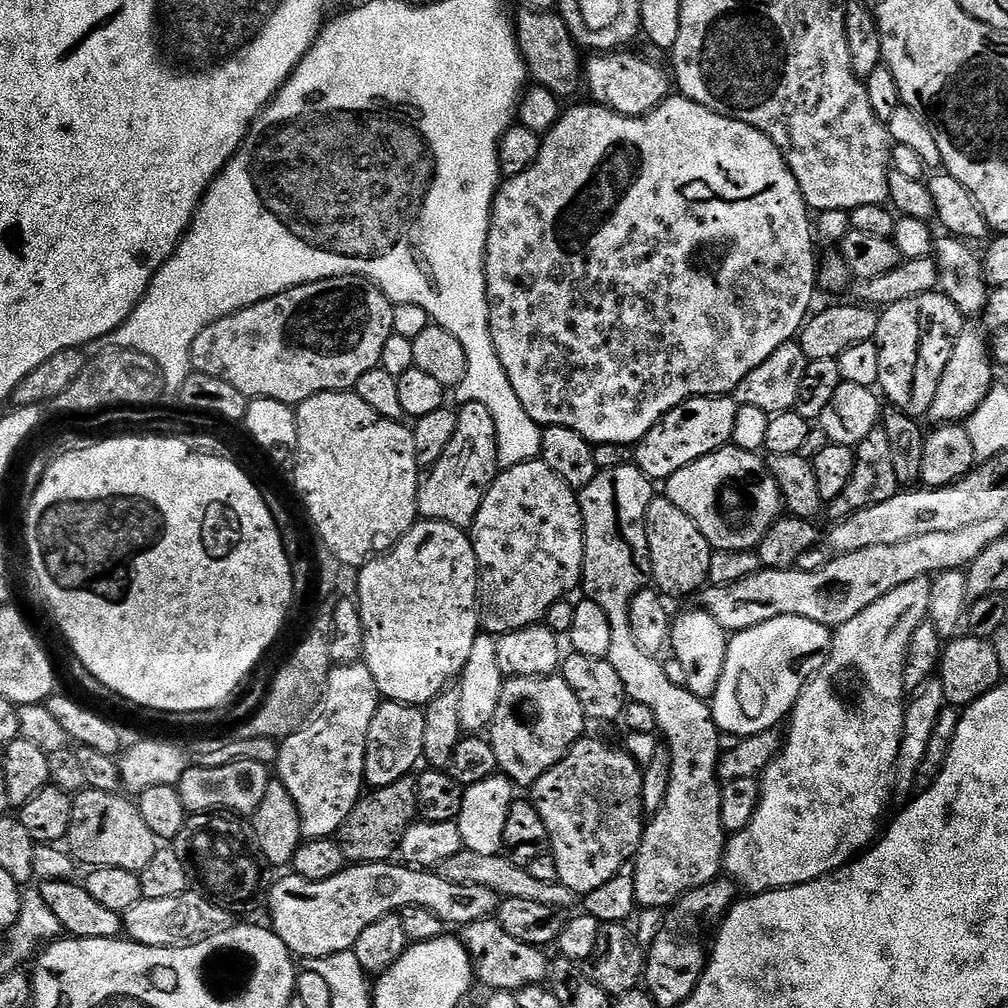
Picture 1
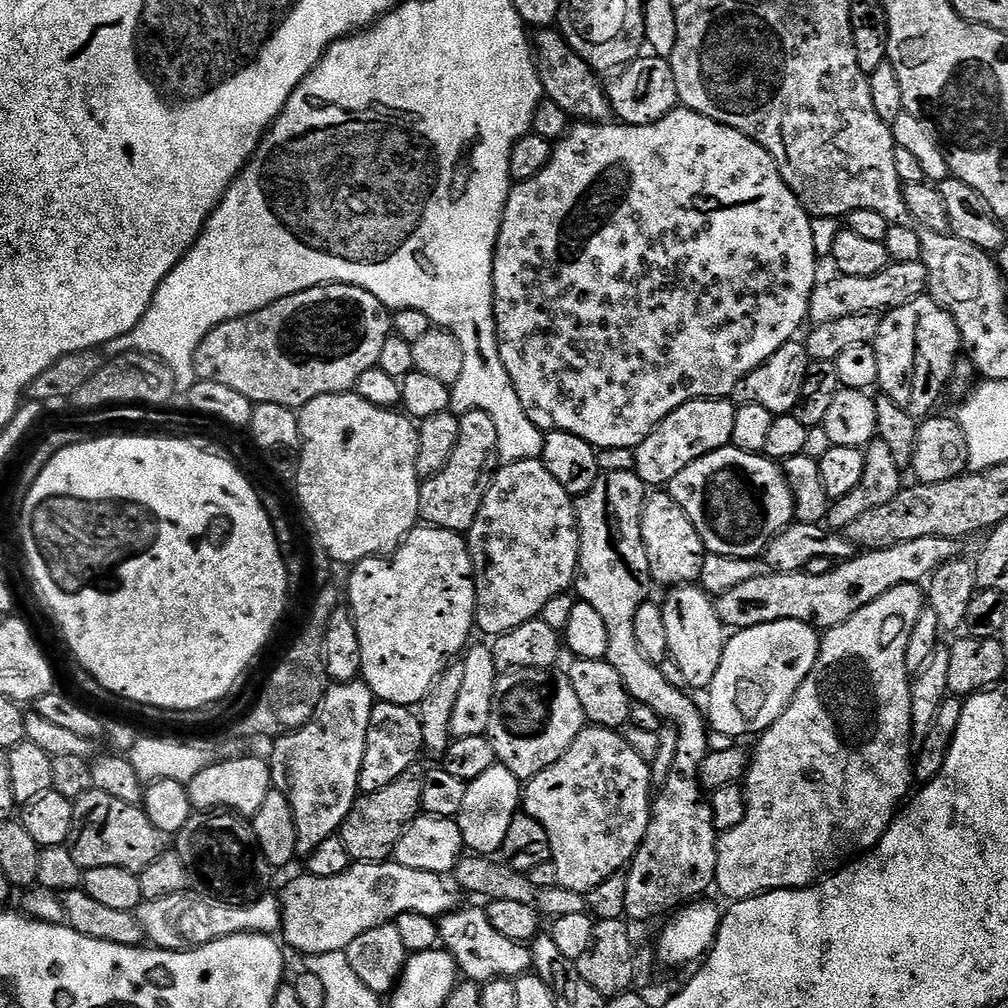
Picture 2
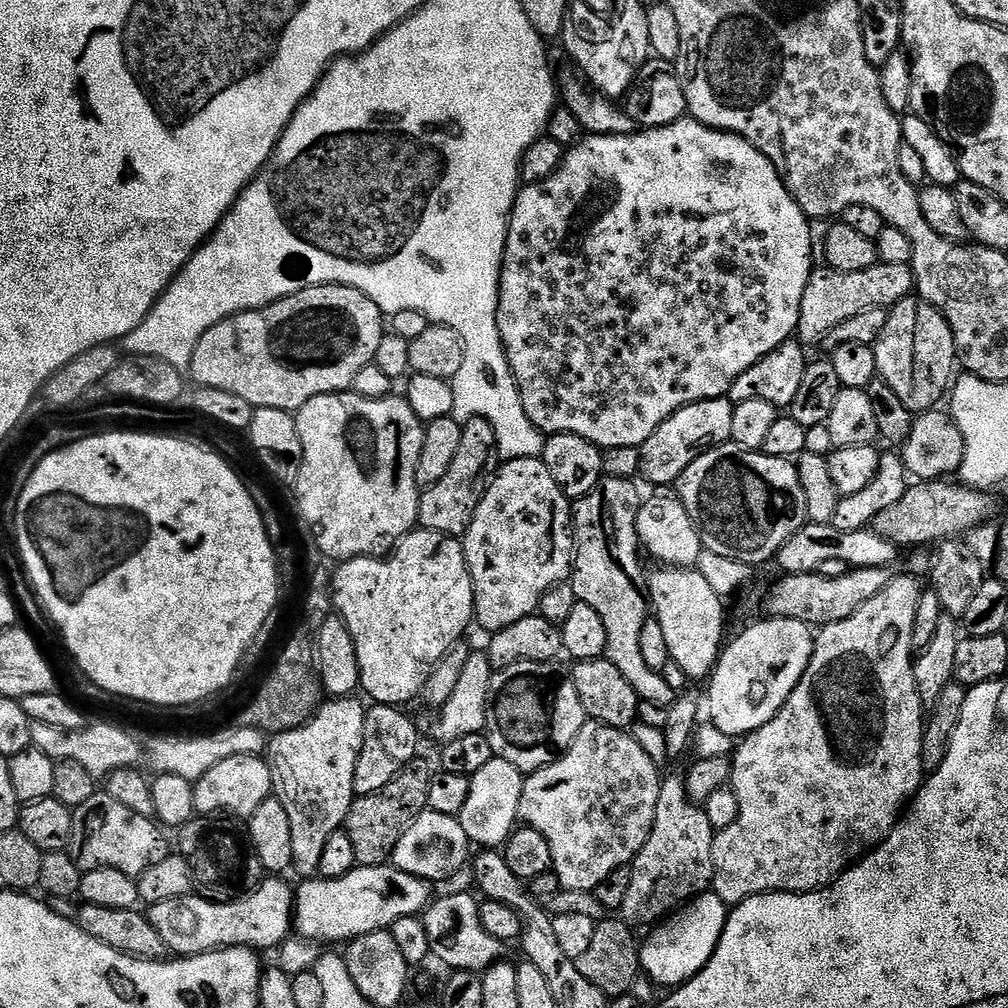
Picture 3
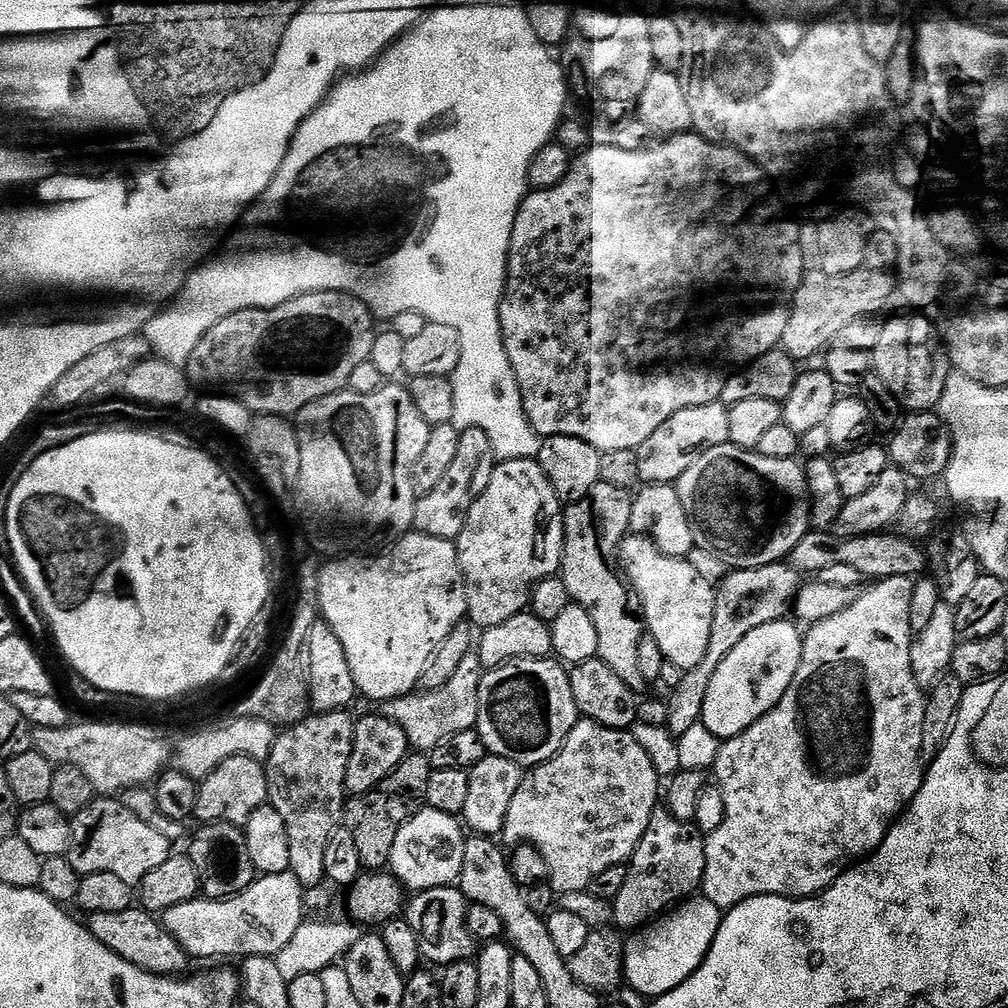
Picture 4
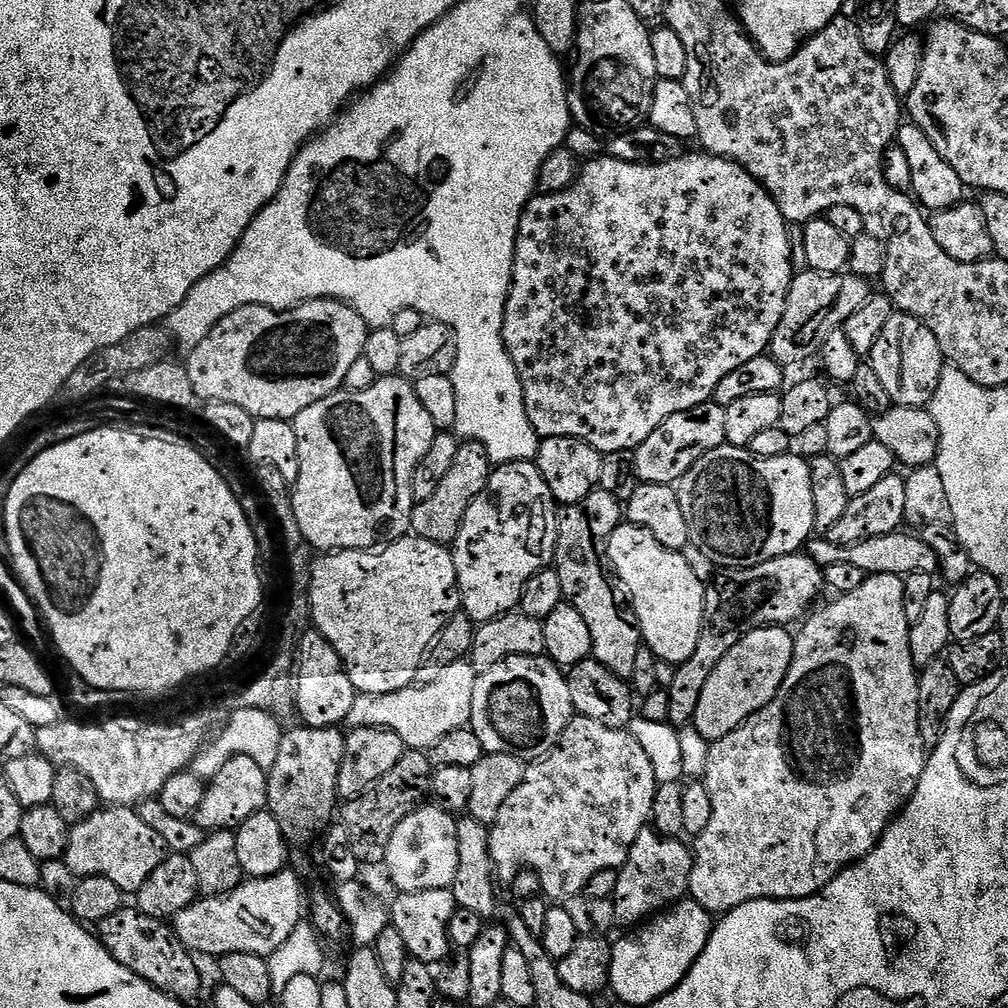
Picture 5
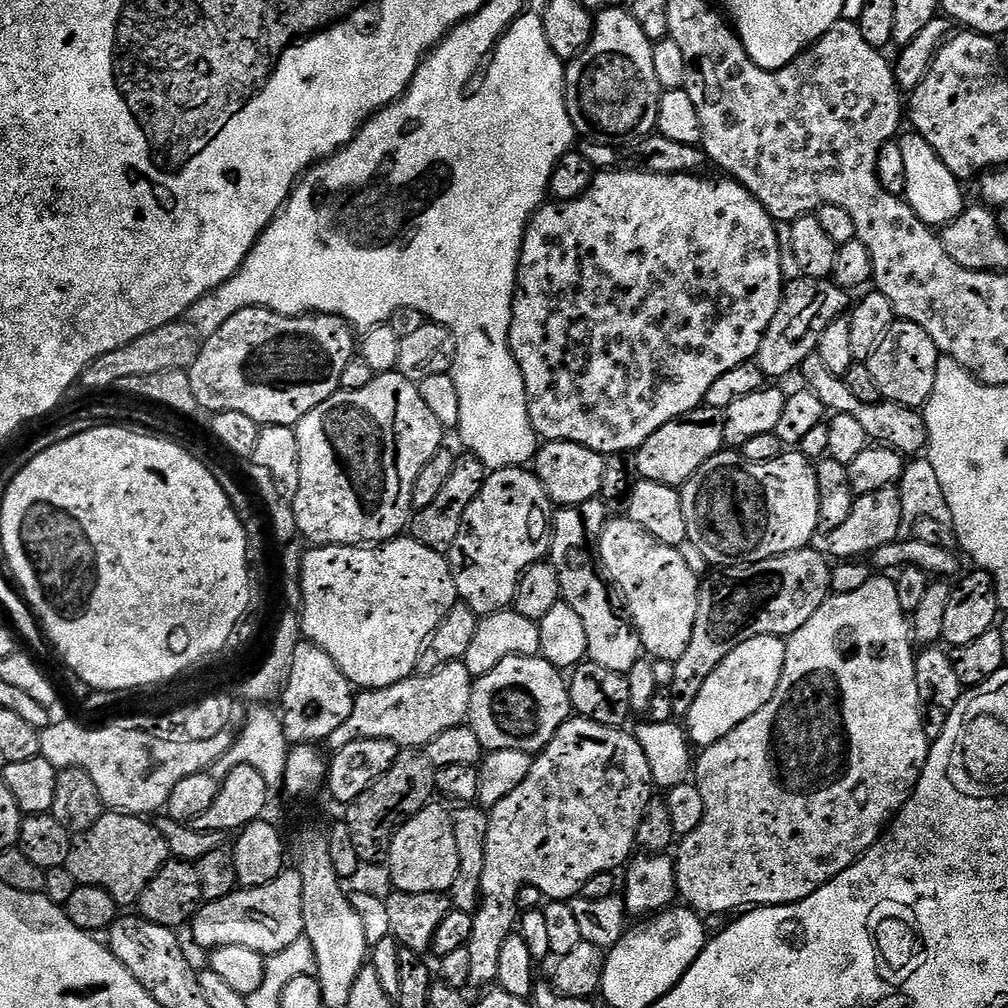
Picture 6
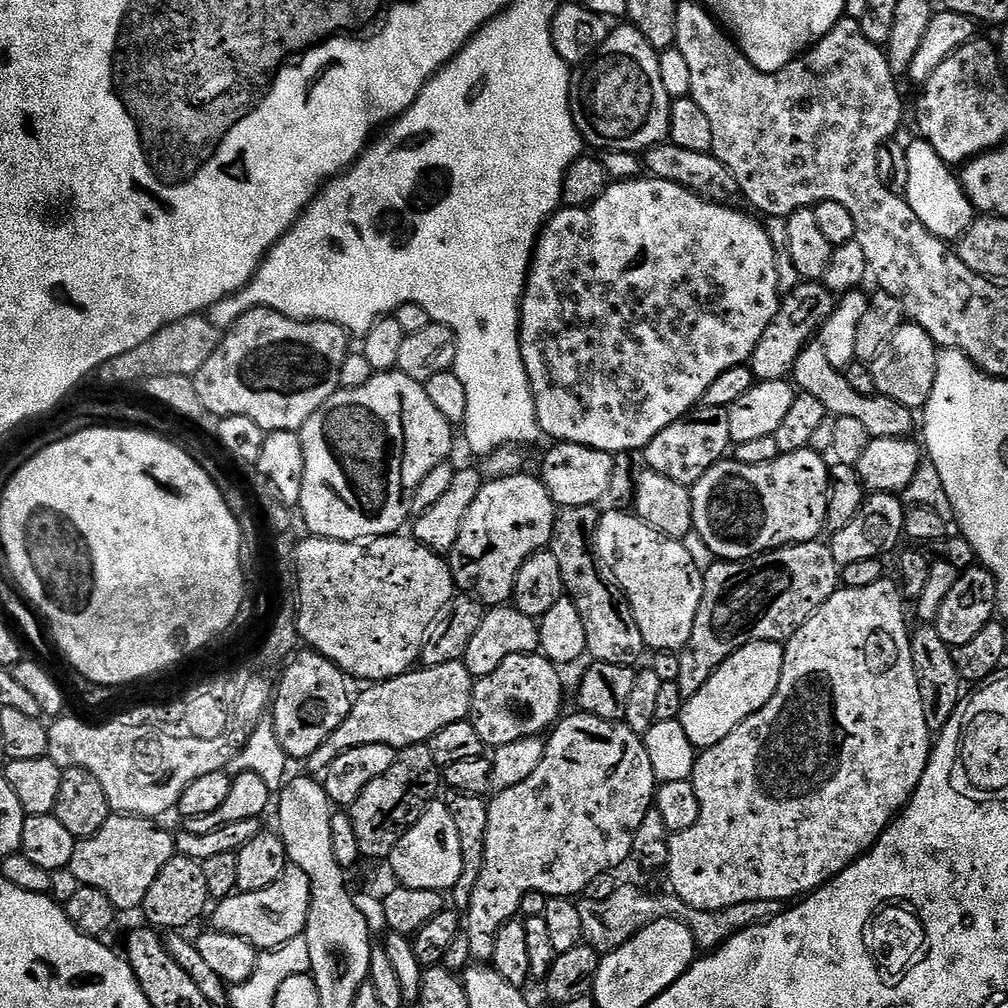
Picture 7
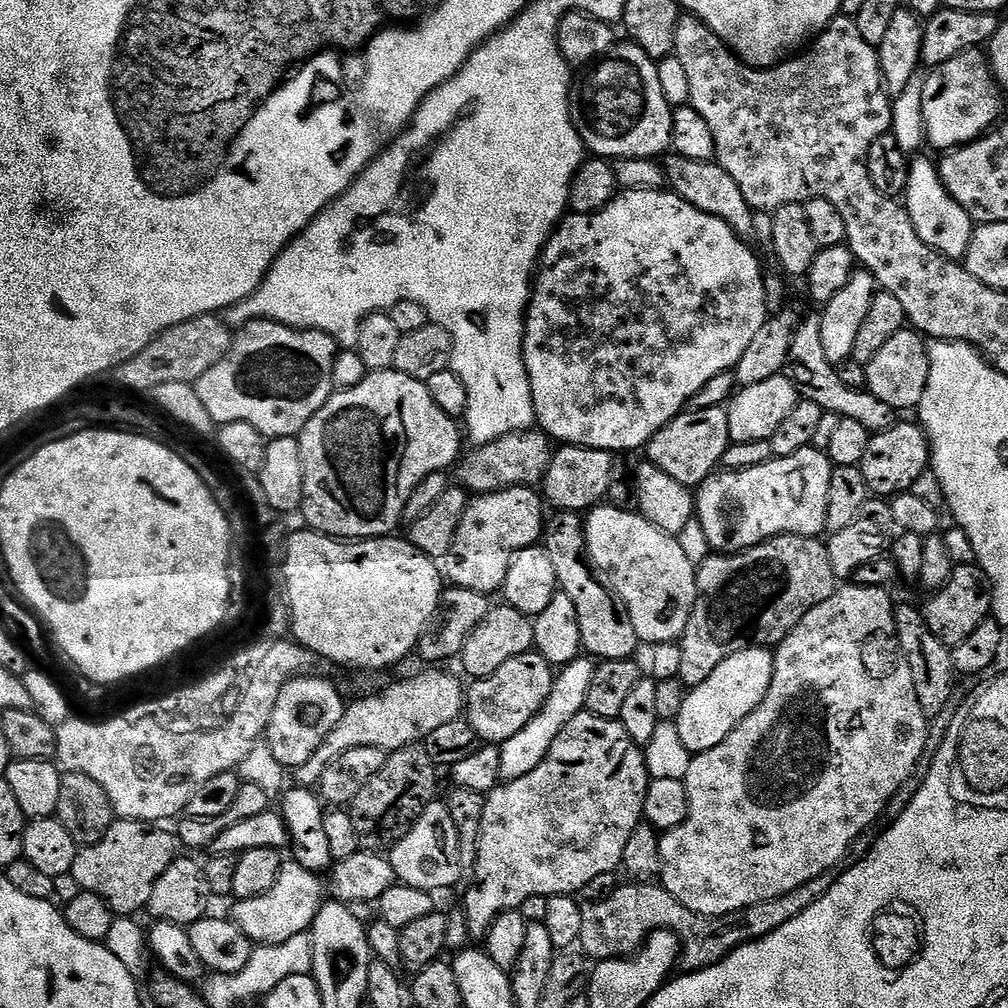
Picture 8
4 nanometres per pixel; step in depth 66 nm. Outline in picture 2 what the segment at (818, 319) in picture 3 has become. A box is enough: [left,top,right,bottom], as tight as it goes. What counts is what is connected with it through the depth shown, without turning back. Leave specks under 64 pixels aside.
[808,260,930,325]

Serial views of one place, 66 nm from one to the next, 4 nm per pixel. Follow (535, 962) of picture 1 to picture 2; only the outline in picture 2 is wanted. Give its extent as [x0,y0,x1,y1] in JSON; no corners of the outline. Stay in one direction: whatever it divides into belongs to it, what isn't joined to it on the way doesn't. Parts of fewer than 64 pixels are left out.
[439,907,532,978]

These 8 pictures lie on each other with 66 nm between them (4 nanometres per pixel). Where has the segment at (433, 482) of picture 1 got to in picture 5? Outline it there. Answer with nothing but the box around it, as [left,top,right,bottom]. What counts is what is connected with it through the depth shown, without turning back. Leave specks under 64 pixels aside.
[410,440,493,546]

